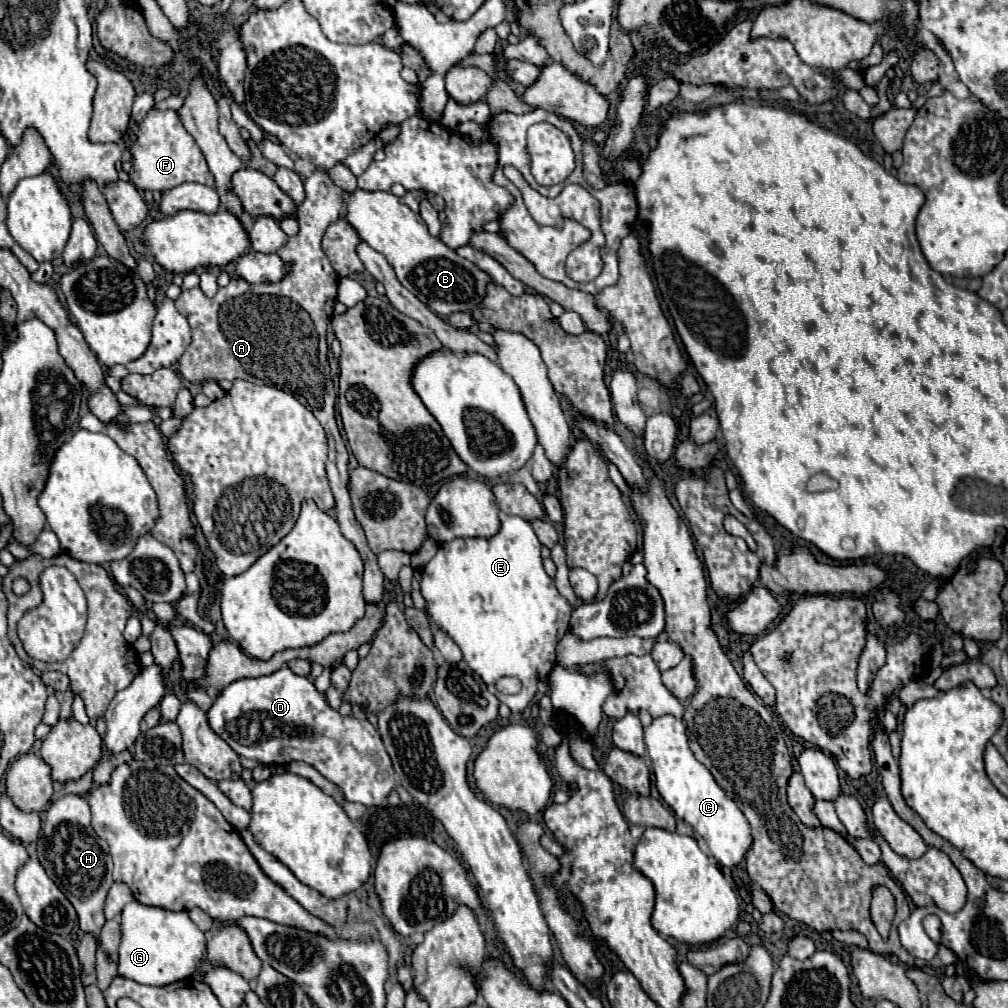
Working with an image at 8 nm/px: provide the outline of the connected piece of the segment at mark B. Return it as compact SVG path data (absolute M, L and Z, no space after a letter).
M355 190L349 194L347 220L355 226L359 236L395 268L399 282L415 294L431 312L449 316L453 312L473 312L481 306L491 276L479 270L473 262L461 258L455 250L447 248L439 238L431 236L425 220L419 214L419 198L425 192L407 192L403 198L391 192Z

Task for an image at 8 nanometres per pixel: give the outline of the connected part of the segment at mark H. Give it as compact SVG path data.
M63 796L51 802L45 814L41 834L37 838L37 860L47 870L49 878L67 894L79 916L79 926L85 932L99 934L105 924L103 904L113 884L111 878L111 854L107 842L103 842L91 828L91 810L81 796Z

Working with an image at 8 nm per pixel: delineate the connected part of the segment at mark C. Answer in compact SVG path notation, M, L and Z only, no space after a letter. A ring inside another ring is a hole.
M669 714L653 718L651 726L645 726L645 746L653 762L655 786L661 798L673 808L677 816L681 816L703 836L711 854L721 866L733 868L743 862L753 842L751 826L739 806L715 782L713 774L691 754L683 720L677 720Z

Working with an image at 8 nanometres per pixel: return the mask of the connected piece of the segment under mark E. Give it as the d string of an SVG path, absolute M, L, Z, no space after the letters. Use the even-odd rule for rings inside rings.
M505 516L501 530L493 538L455 538L439 544L437 554L423 568L421 594L427 600L427 612L461 648L465 662L475 674L483 678L487 688L511 708L511 712L523 712L537 694L539 680L545 680L555 666L555 646L569 632L569 618L573 608L557 592L553 580L547 576L541 560L541 542L531 524L519 516ZM503 676L517 676L523 684L515 696L505 696L495 690L495 684Z

